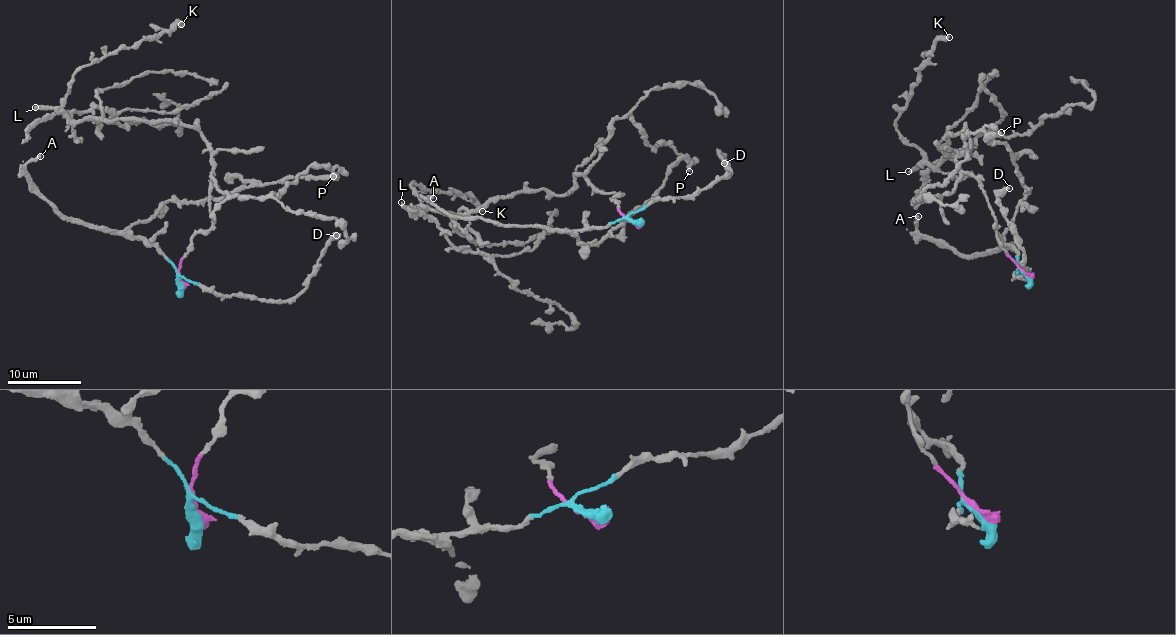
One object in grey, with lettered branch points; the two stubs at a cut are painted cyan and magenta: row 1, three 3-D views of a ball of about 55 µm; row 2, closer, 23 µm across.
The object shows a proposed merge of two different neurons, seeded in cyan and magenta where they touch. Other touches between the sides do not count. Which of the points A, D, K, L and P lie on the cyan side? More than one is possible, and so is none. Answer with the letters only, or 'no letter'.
A, D, P

